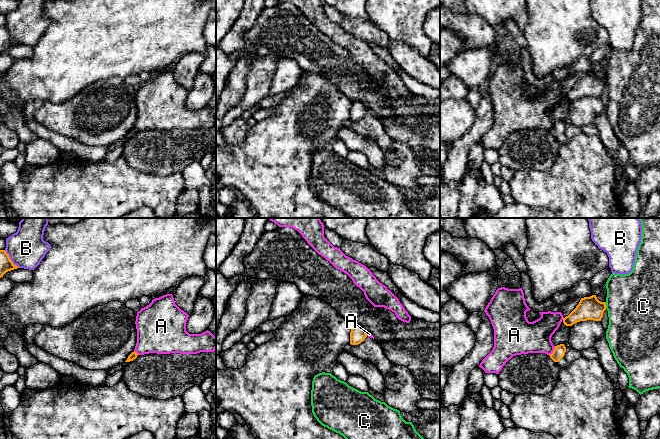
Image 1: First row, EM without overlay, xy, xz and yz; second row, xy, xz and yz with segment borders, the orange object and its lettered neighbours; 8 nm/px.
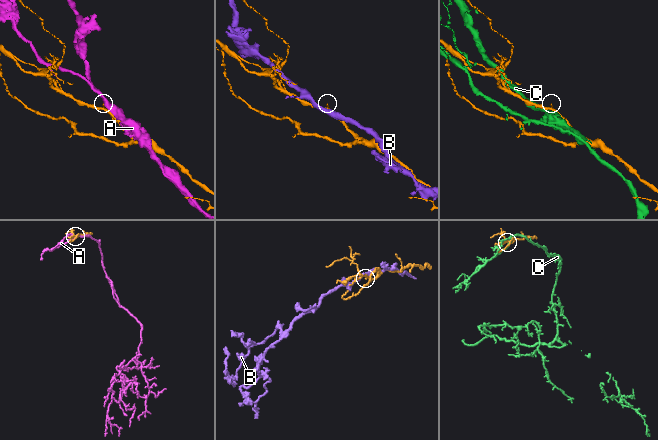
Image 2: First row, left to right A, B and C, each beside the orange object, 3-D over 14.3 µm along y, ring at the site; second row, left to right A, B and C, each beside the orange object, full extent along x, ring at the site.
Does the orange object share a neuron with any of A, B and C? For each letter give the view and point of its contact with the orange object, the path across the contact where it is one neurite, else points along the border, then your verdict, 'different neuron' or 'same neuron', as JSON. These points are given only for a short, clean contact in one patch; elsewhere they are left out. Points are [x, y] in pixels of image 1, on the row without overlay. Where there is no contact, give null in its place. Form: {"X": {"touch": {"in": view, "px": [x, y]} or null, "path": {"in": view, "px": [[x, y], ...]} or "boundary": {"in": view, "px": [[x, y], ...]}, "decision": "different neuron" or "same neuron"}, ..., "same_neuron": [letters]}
{"A": {"touch": {"in": "yz", "px": [553, 127]}, "decision": "different neuron"}, "B": {"touch": {"in": "xy", "px": [10, 36]}, "decision": "different neuron"}, "C": {"touch": {"in": "yz", "px": [605, 81]}, "decision": "different neuron"}, "same_neuron": []}

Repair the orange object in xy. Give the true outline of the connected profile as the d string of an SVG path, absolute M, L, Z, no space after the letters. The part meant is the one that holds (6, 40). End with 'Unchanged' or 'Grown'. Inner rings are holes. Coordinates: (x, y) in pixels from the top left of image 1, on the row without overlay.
M0 26L0 54L3 53L6 48L17 44L19 43L13 40L6 27Z. Unchanged

